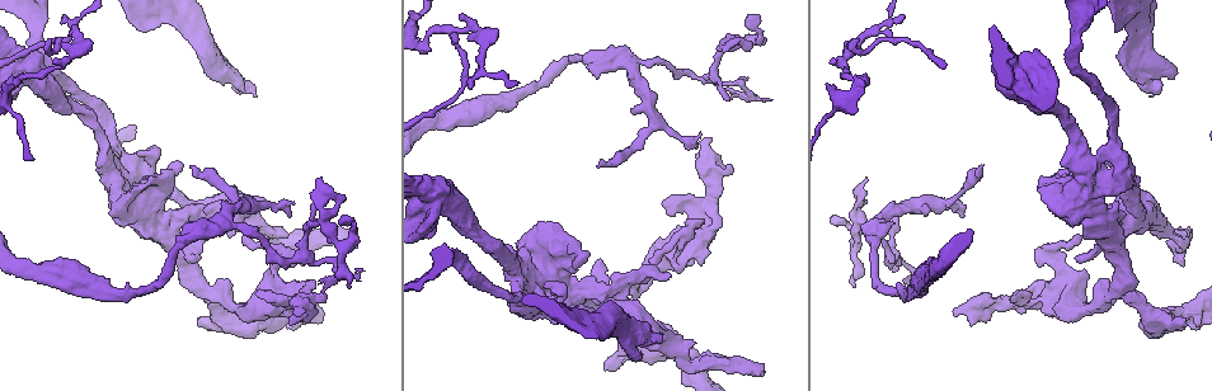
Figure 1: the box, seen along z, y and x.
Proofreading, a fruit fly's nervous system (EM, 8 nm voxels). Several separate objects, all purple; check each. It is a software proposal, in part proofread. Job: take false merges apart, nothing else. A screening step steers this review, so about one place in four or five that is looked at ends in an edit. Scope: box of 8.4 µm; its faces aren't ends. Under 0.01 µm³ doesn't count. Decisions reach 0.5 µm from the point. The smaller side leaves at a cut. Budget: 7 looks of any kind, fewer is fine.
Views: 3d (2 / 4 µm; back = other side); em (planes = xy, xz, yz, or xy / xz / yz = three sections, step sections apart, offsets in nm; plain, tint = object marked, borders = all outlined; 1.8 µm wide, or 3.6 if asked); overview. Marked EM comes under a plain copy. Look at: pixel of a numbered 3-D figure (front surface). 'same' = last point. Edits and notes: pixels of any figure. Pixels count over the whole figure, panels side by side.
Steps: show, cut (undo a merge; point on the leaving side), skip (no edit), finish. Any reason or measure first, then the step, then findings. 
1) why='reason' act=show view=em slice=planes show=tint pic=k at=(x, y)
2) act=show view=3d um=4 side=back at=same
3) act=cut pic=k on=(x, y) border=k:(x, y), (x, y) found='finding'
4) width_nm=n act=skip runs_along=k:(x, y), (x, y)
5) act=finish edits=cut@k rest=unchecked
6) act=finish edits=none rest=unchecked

why='arms part here' act=show view=3d um=4 pic=1 at=(321, 224)

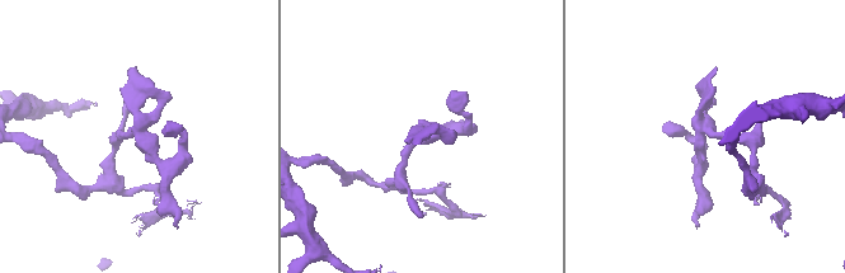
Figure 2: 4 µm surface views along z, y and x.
act=show view=em slice=xz step=4 show=tint pic=2 at=(137, 129)

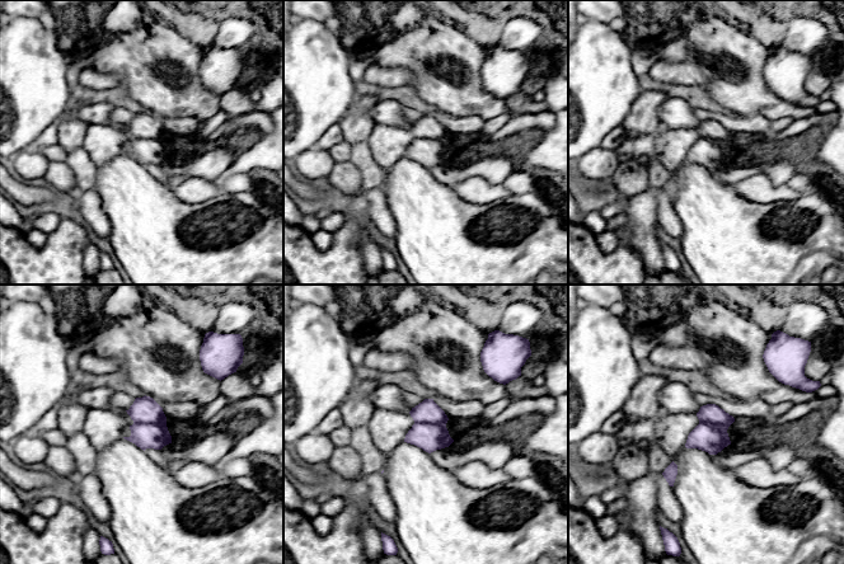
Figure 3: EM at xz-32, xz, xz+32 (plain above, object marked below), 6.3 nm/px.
act=skip found='all the same cell'

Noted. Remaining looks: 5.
why='calibre changes' act=show view=em slice=planes show=tint pic=1 at=(432, 204)

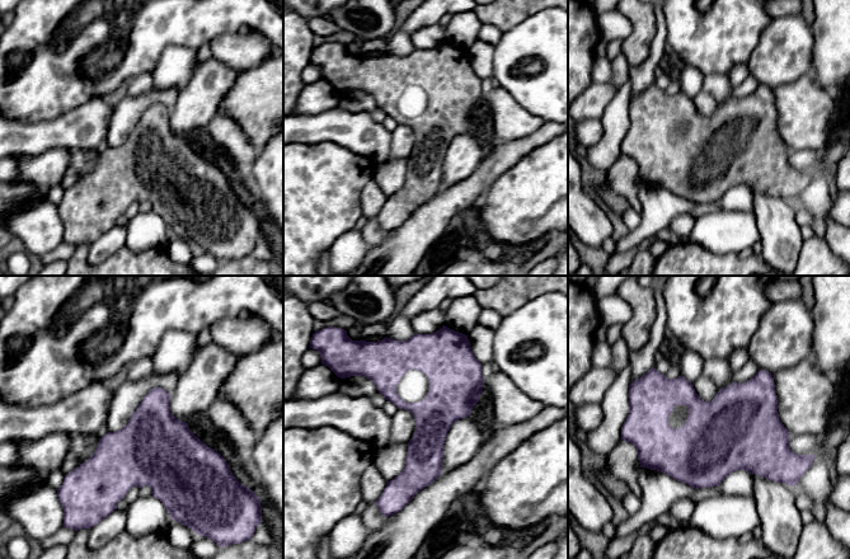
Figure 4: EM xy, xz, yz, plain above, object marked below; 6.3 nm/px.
act=skip found='one cell here'

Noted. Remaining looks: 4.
why='sudden change in width' act=show view=3d um=2 pic=1 at=(1117, 177)

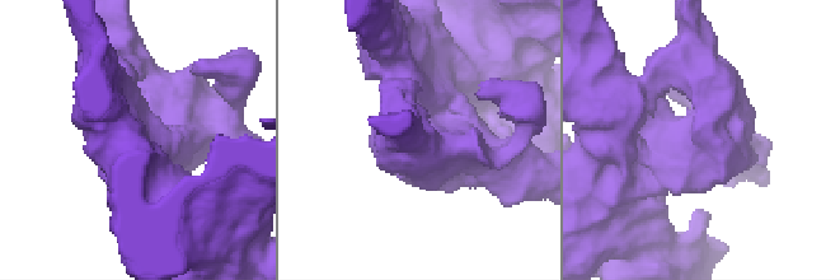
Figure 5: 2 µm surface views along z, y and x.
arms=4 act=show view=em um=3.6 slice=xz step=8 show=tint pic=5 at=(429, 142)

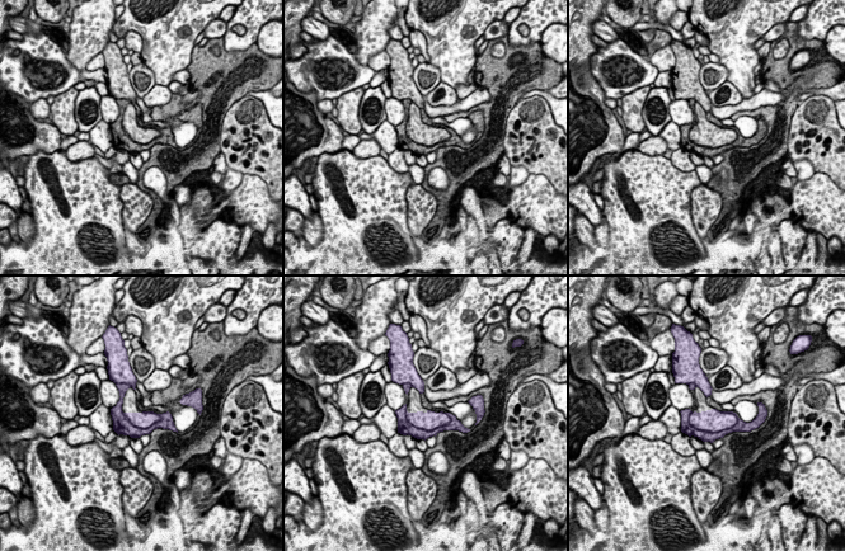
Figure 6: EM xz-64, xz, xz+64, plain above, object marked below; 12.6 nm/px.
act=show view=em um=3.6 slice=planes show=tint at=same

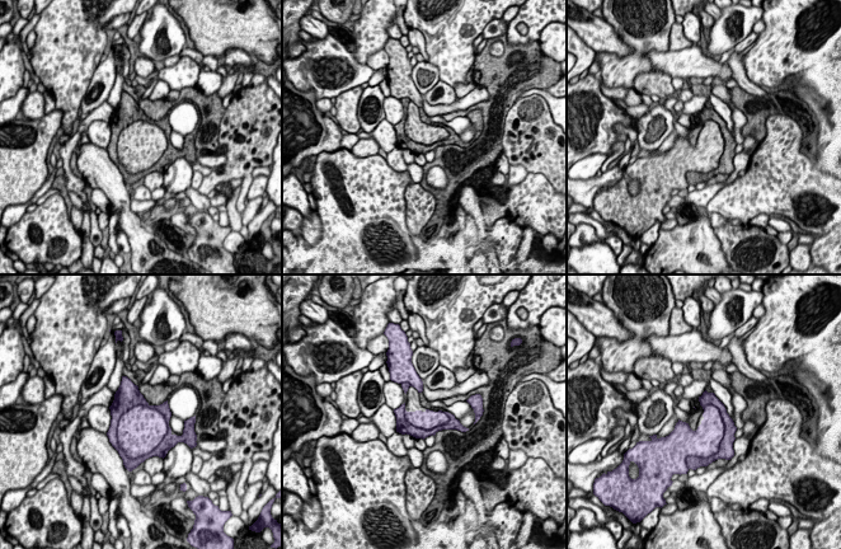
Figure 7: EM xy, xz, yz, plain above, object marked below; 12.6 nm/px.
act=cut pic=7 on=(163, 447) part_leaving=7:(398, 412), (416, 432), (457, 426) found='two cells meet here'

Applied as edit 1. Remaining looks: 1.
act=finish edits=cut@7 rest=unchecked

